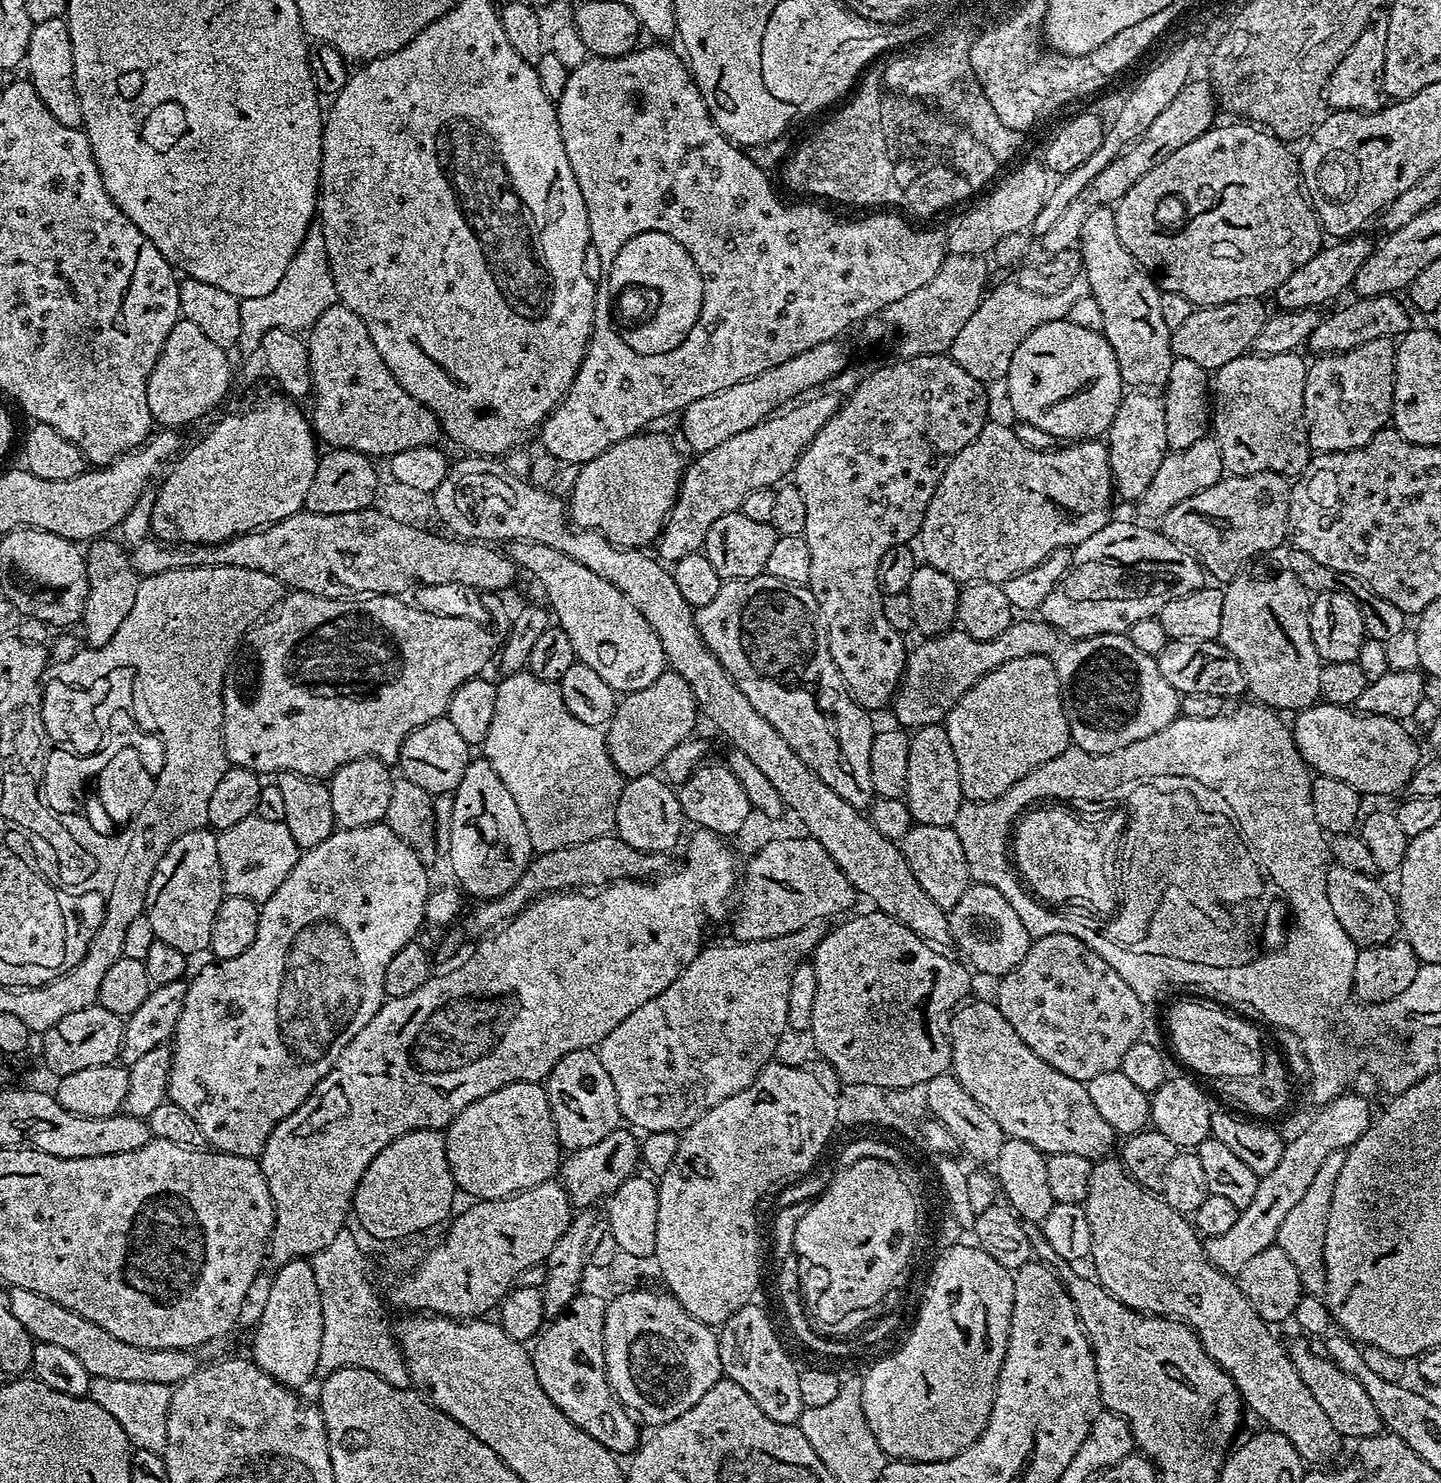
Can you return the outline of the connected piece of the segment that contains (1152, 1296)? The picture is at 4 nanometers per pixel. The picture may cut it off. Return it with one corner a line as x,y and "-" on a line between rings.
1104,1158
1093,1163
1083,1206
1090,1222
1090,1265
1096,1271
1096,1283
1101,1284
1114,1299
1127,1308
1154,1316
1167,1316
1190,1325
1202,1342
1206,1354
1210,1354
1213,1362
1232,1379
1234,1386
1240,1391
1243,1407
1247,1411
1249,1408
1264,1423
1261,1425
1282,1434
1282,1438
1290,1441
1290,1446
1294,1446
1294,1450
1298,1450
1298,1454
1309,1465
1324,1466
1332,1462
1327,1460
1332,1460
1339,1454
1342,1444
1338,1430
1334,1430
1330,1417
1310,1395
1310,1389
1303,1384
1298,1370
1294,1370
1287,1347
1283,1343
1280,1345
1280,1340
1272,1333
1275,1331
1268,1321
1257,1314
1254,1306
1250,1306
1239,1283
1212,1265
1205,1241
1198,1235
1191,1219
1169,1206
1163,1196
1130,1179
1124,1171
1123,1163
1116,1158

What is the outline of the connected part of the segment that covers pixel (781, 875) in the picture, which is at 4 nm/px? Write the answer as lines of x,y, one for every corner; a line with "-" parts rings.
792,836
789,840
768,840
752,857
748,860
748,865
743,865
742,875
738,880
738,895
735,897
736,900
736,913
732,916
732,932
733,937
736,940
769,940
770,938
780,938
786,934
792,934
794,930
800,930
802,926
806,926
810,922
820,920
823,918
833,918
839,912
844,912
848,907
851,906
855,900
858,900
858,893
852,884
846,878
846,874
842,874
842,870
838,870
838,866
834,862
834,858
830,858
826,854
826,850
822,850
822,846
817,840
811,838
803,838
799,840
798,837

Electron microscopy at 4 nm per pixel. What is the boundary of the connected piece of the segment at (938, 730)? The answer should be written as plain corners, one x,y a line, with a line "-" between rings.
943,723
927,724
911,733
909,765
906,766
906,790
904,796
908,812
917,824
953,827
956,815
964,800
958,778
958,762
954,758
954,746
946,734

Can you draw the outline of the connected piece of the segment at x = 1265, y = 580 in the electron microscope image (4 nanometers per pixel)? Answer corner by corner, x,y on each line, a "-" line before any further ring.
1286,570
1273,576
1237,578
1223,589
1222,630
1219,643
1242,666
1251,699
1265,708
1295,714
1320,700
1318,674
1321,658
1310,638
1310,594

